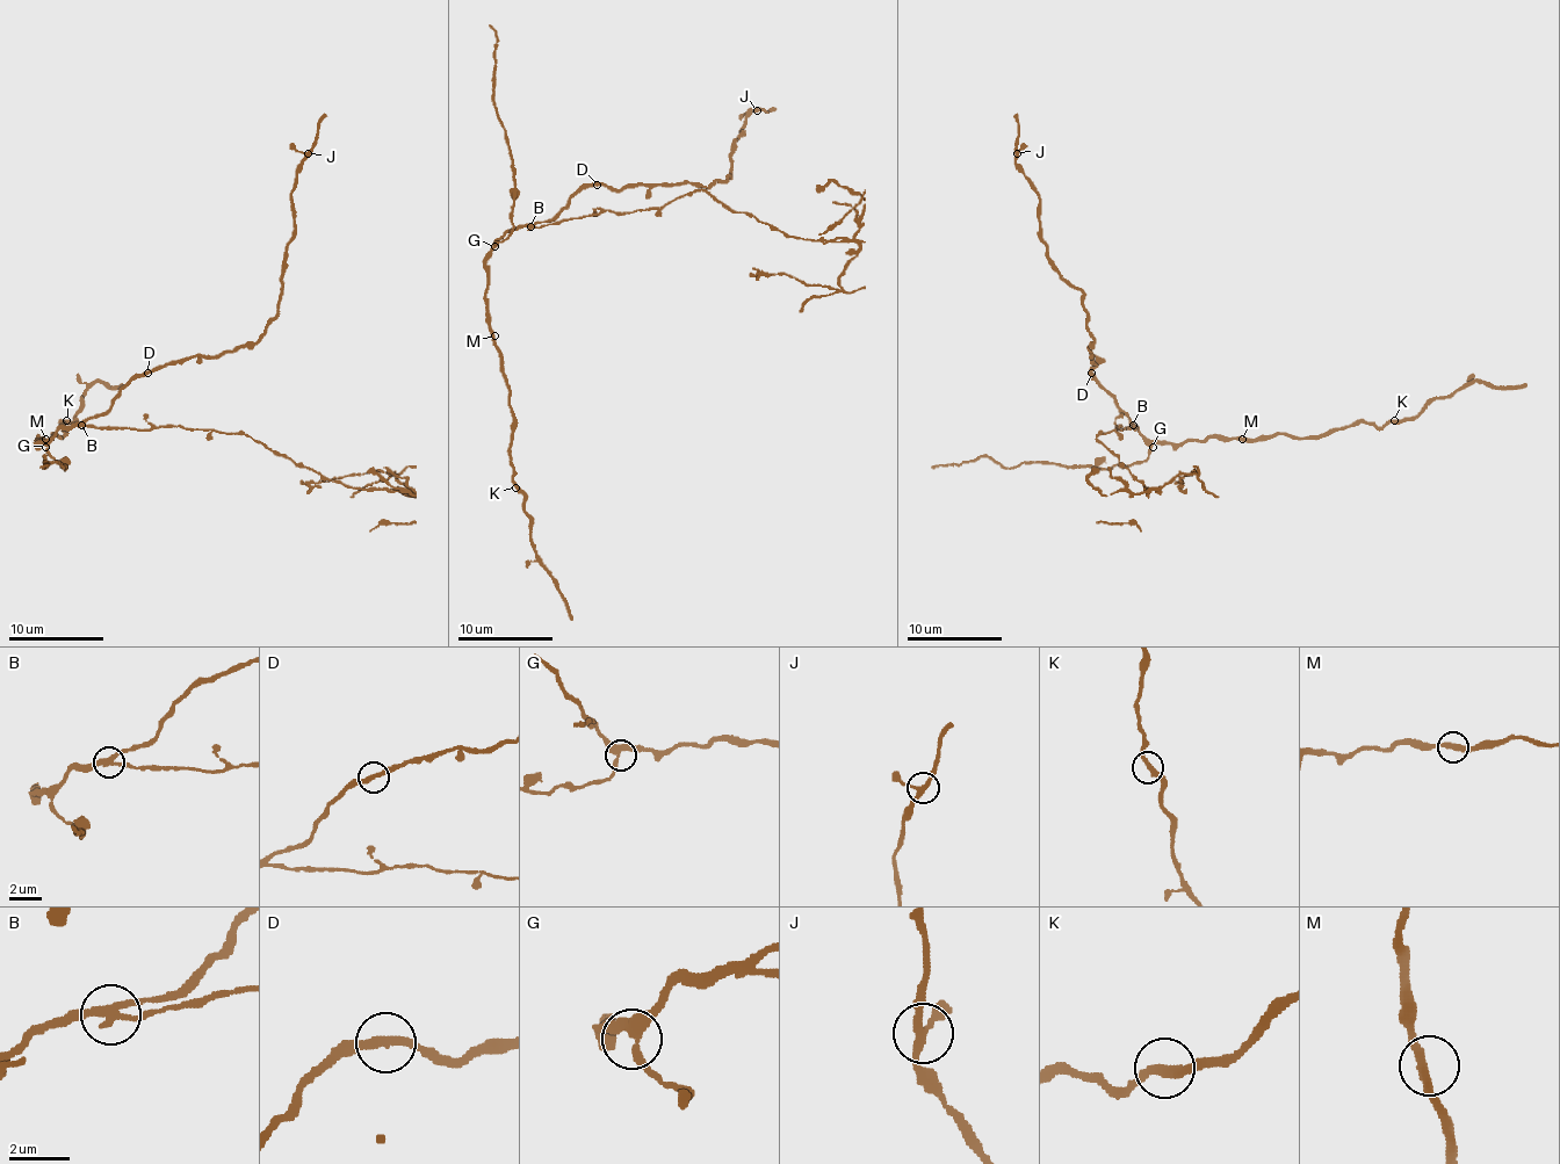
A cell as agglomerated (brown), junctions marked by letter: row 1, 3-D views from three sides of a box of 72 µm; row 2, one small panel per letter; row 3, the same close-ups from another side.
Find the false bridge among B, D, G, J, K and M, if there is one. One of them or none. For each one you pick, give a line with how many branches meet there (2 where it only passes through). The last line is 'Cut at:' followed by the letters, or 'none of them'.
B: 3 branches meet
Cut at: B

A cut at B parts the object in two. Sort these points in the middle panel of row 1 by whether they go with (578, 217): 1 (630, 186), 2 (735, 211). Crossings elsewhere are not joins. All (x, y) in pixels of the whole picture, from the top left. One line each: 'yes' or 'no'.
1: no
2: yes

